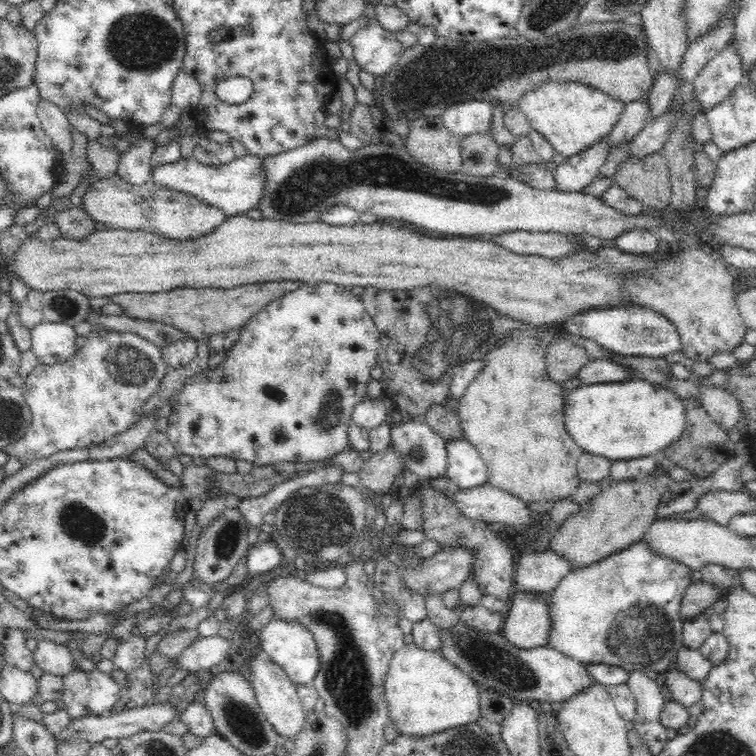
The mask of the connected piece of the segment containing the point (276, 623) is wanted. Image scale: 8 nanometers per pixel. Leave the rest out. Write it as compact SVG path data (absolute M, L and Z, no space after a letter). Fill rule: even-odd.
M272 619L263 626L256 636L260 641L262 652L266 653L270 660L280 665L286 674L296 685L311 682L318 674L320 666L320 653L314 635L298 623L298 621L284 621Z

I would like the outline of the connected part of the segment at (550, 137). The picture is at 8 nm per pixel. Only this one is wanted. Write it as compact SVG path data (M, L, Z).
M577 82L542 83L536 90L526 92L518 100L517 109L526 115L531 128L537 130L566 159L604 138L624 112L624 103L614 100L605 92Z

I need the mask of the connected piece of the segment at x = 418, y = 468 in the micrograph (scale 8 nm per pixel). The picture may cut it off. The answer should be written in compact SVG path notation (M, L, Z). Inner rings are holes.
M408 421L390 426L390 442L402 457L403 470L417 474L422 481L445 476L445 438L436 434L426 422Z

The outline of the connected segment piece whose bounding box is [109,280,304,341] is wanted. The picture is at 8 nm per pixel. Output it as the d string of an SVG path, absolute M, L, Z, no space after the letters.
M276 281L236 286L230 289L179 287L157 293L122 293L109 296L109 300L122 308L124 316L140 320L151 320L178 327L188 339L208 339L212 335L228 333L242 328L269 302L298 290L304 283L299 281Z

